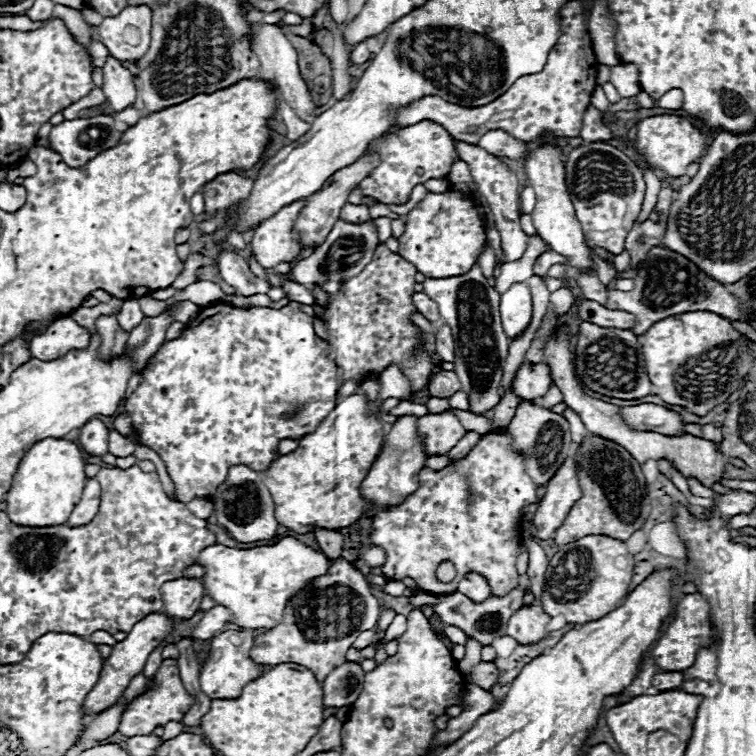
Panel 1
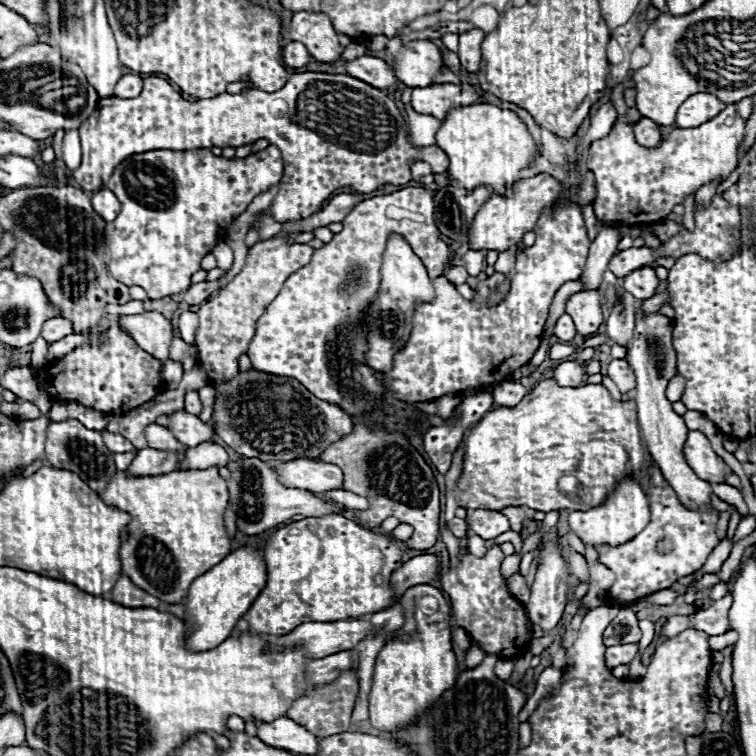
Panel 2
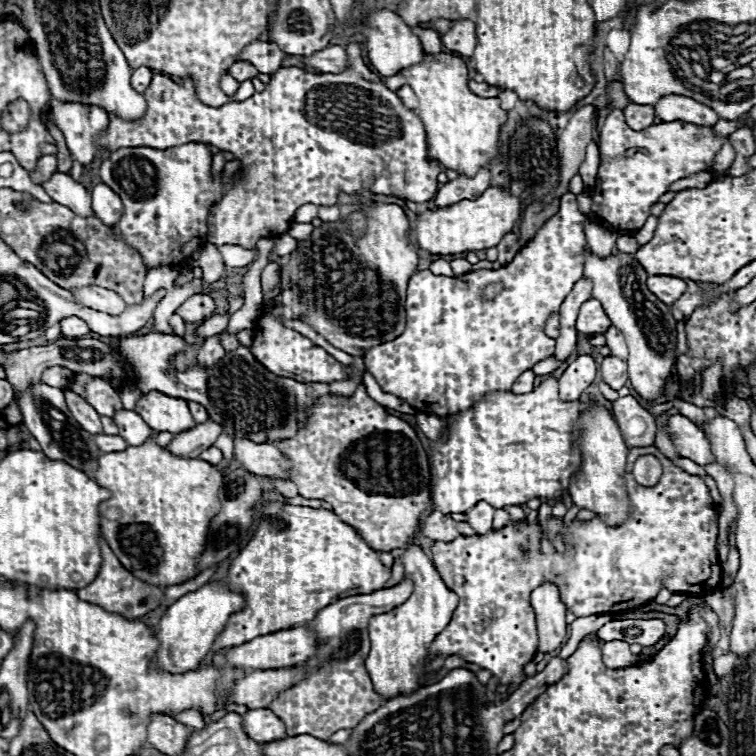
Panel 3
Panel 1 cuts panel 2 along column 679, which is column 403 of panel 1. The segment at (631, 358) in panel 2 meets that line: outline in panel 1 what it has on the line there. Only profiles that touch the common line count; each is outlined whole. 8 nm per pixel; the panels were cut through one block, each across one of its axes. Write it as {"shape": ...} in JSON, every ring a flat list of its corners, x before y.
{"shape":[[400,416,392,424,392,428,386,436,386,442,384,442,380,454,376,456,368,476,364,478,360,490,370,504,372,502,378,506,398,504,418,488,418,472,426,466,426,460,428,460,428,454,424,452,424,444,420,442,420,436,418,436,418,418]]}

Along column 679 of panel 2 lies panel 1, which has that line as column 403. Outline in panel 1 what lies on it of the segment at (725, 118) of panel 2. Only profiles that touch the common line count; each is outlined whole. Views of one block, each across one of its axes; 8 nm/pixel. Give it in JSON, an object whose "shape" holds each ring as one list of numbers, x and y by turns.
{"shape":[[430,120,384,134,376,138,370,148,380,152,380,166,376,166,376,170,360,182,360,190,364,196,372,196,382,204,404,204,416,184,424,184,432,178,446,178,452,164,458,162,456,140,440,124]]}

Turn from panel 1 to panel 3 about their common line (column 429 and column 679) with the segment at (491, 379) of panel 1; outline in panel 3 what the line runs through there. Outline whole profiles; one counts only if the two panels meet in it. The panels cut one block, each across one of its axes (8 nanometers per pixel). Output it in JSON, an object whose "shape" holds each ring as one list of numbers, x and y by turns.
{"shape":[[650,276,648,290,652,290,652,294,656,294,664,304,672,304,686,292,686,282,672,276]]}

